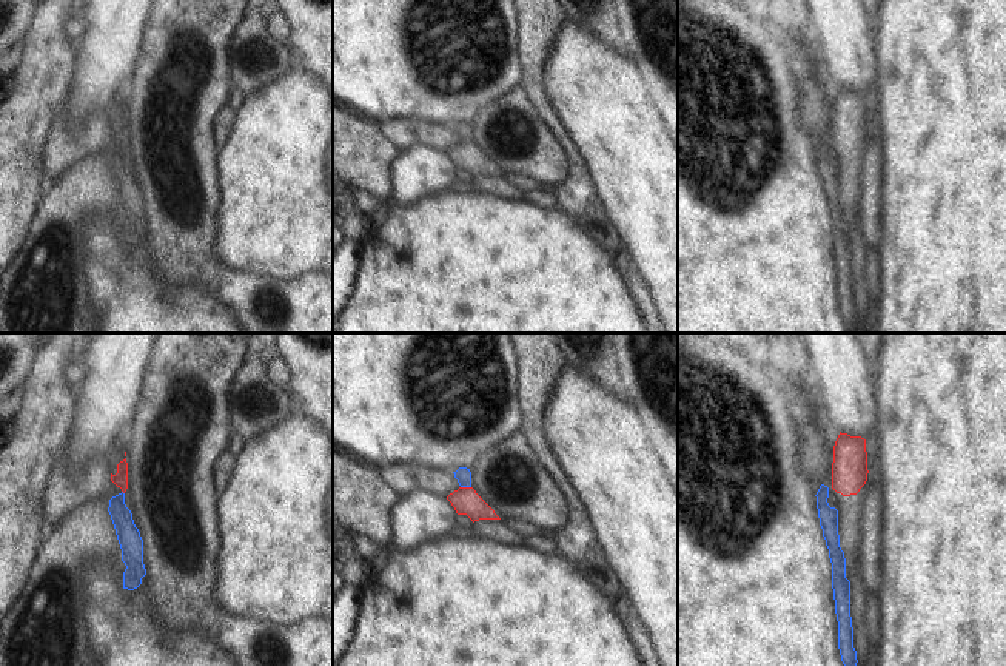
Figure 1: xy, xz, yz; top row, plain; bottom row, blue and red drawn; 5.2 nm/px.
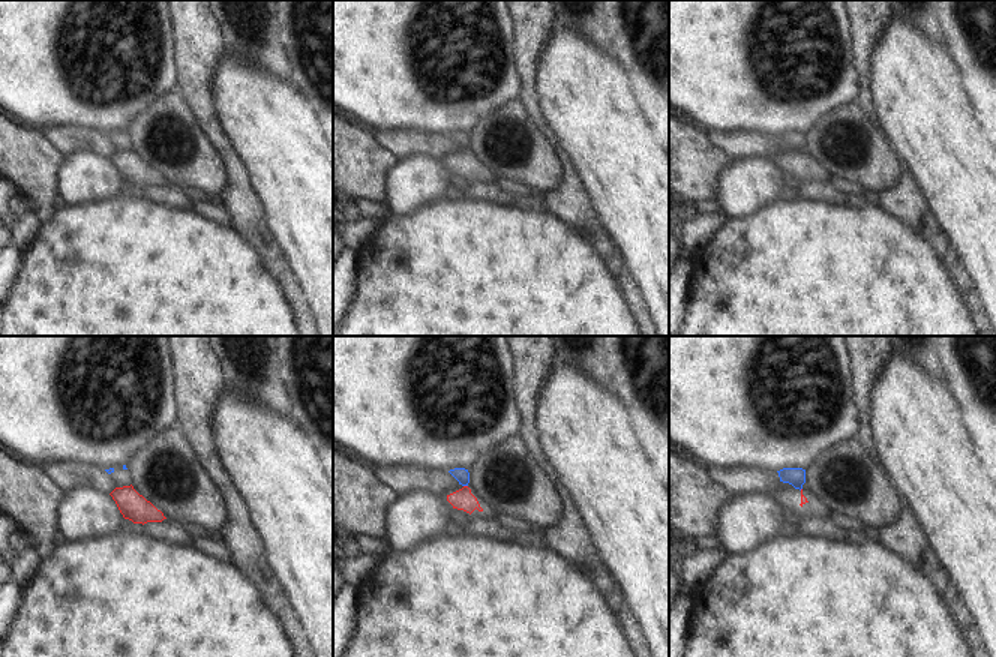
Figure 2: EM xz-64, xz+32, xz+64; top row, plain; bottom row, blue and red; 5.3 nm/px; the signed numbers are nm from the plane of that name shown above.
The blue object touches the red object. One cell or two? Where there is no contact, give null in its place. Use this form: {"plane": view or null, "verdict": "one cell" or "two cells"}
{"plane": "xz", "verdict": "two cells"}

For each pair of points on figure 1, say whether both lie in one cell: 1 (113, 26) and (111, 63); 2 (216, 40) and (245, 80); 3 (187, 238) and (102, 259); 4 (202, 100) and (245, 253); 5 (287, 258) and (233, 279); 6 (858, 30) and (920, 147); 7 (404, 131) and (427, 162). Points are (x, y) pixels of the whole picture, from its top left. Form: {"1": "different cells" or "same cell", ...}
{"1": "same cell", "2": "different cells", "3": "different cells", "4": "different cells", "5": "different cells", "6": "different cells", "7": "different cells"}

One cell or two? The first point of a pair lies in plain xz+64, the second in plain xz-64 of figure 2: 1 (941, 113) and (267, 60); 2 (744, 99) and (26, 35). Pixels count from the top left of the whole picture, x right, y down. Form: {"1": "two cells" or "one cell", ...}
{"1": "two cells", "2": "one cell"}

